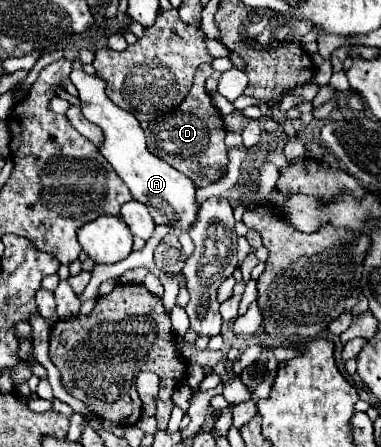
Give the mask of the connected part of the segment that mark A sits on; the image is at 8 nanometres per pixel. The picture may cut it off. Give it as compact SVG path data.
M71 71L71 81L79 91L81 101L81 113L91 123L99 125L105 133L105 143L99 149L101 155L113 165L115 173L123 179L123 183L129 187L135 201L149 207L149 213L153 215L157 225L167 225L173 231L189 231L199 213L197 197L195 197L195 185L193 181L183 175L181 171L167 165L163 159L157 159L147 151L145 135L135 119L133 113L117 107L107 95L105 95L105 83L99 81L95 75L87 75L85 71Z

